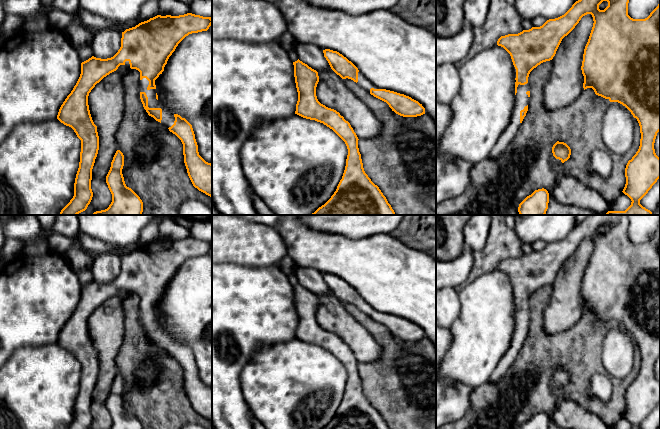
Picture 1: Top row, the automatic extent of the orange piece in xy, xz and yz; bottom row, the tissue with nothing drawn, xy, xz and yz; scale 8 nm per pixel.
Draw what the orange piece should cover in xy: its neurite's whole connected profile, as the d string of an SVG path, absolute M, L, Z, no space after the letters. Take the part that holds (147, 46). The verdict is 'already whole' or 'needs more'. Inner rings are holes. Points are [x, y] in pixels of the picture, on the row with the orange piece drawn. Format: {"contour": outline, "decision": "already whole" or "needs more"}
{"contour": "M192 13L157 15L122 32L121 47L113 57L101 59L92 56L81 63L80 77L57 115L57 119L71 127L81 140L74 196L60 215L78 215L92 200L92 169L99 150L99 136L90 114L88 96L97 83L120 65L125 65L126 61L131 69L140 72L139 93L144 109L181 140L184 163L193 186L212 197L212 164L199 155L192 125L166 109L158 101L155 90L155 80L164 71L178 44L189 34L207 31L211 25L211 17Z", "decision": "needs more"}

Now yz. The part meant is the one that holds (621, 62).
{"contour": "M578 0L562 16L547 20L540 27L532 27L518 34L501 36L497 45L503 47L511 56L514 65L515 104L506 129L500 135L493 147L489 158L496 158L502 154L515 138L517 131L528 111L530 87L528 77L530 72L543 62L550 61L562 41L587 14L593 17L593 27L584 49L582 74L583 88L592 88L596 95L618 102L625 106L637 119L640 126L640 146L636 154L628 161L625 168L626 184L623 193L631 199L631 205L625 211L608 211L605 215L653 215L652 212L640 204L640 200L648 193L660 178L660 158L656 155L654 143L660 131L660 3L645 19L633 19L628 15L629 0Z", "decision": "needs more"}

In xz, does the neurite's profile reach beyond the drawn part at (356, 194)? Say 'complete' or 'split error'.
complete

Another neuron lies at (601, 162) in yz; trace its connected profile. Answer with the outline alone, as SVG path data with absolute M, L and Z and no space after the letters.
M595 150L591 153L589 160L589 166L592 168L592 172L603 178L610 176L613 169L613 161L610 152Z

